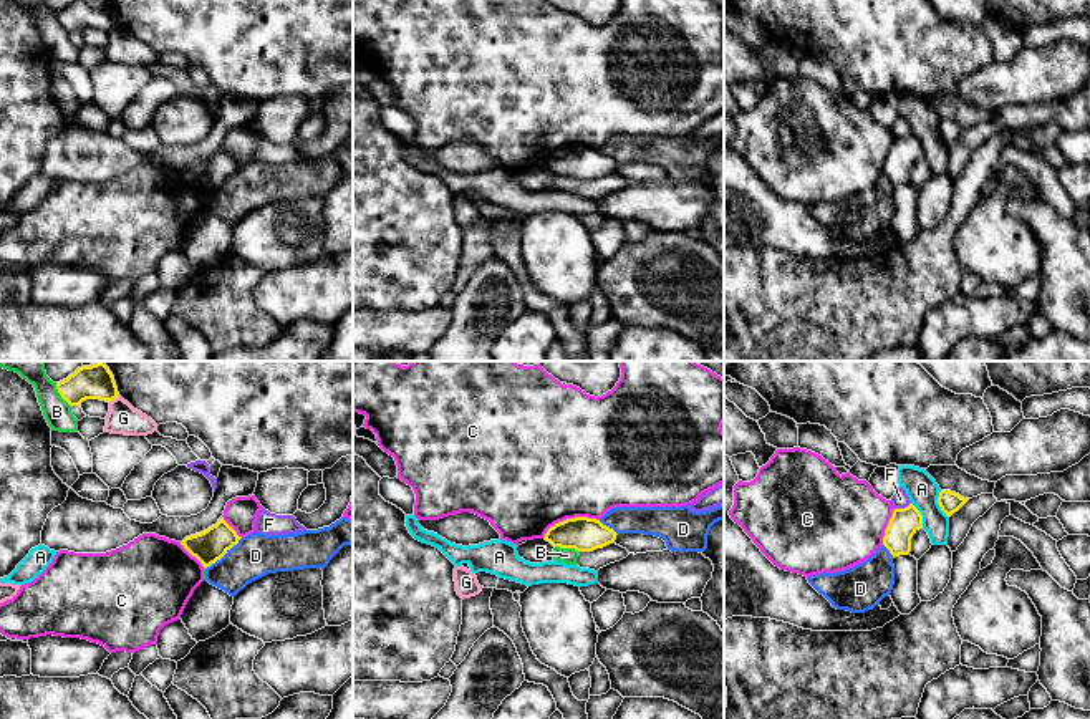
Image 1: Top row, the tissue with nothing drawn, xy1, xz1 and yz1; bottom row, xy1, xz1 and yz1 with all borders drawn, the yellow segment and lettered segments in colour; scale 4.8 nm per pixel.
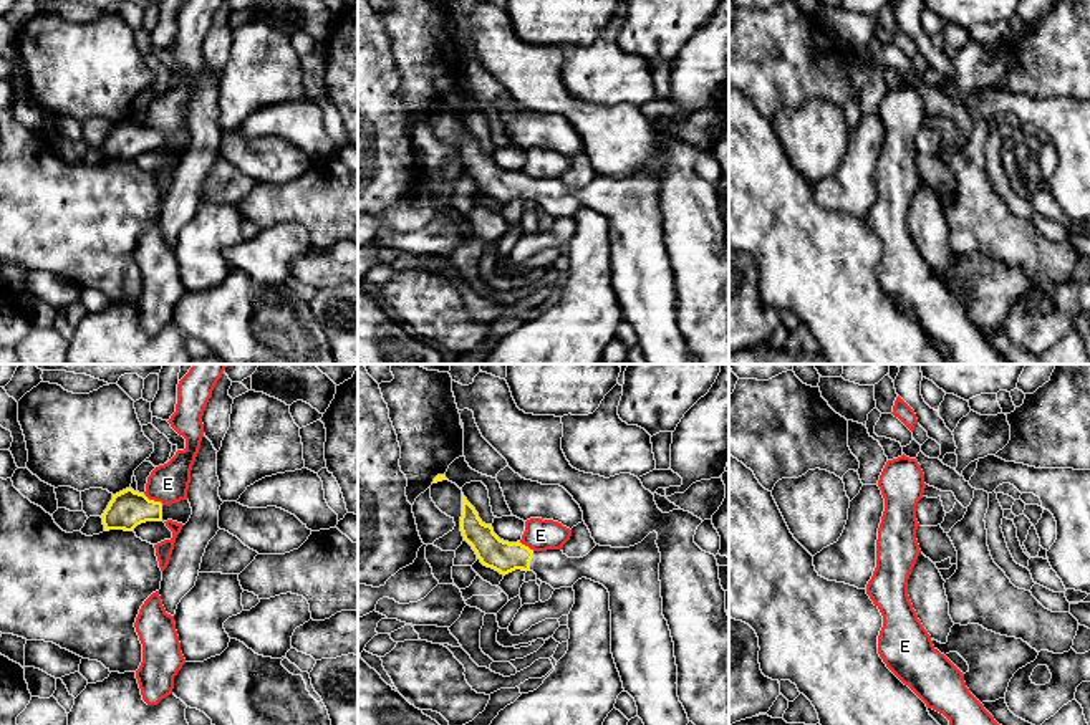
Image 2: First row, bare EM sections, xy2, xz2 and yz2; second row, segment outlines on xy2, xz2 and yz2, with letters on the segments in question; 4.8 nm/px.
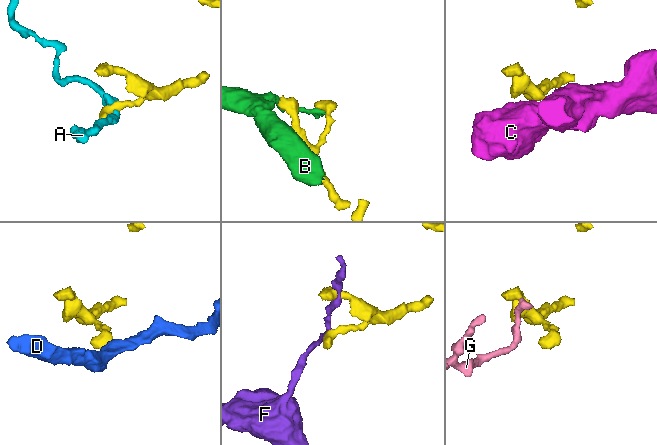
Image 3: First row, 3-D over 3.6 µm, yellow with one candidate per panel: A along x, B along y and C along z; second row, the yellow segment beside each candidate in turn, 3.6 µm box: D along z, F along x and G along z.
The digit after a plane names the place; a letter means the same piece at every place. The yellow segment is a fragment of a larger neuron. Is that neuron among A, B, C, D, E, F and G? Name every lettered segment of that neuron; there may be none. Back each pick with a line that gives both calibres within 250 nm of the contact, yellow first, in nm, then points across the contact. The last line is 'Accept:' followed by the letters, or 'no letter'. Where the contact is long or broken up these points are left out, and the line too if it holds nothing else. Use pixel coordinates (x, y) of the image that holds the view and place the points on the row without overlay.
Accept: no letter

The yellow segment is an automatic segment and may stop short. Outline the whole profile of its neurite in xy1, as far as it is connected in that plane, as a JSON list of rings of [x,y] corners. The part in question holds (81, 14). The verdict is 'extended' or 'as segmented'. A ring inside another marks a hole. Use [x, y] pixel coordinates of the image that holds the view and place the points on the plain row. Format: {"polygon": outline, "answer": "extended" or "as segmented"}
{"polygon": [[[75,0],[56,12],[56,18],[70,35],[81,35],[86,28],[109,31],[119,25],[111,0]]], "answer": "as segmented"}

